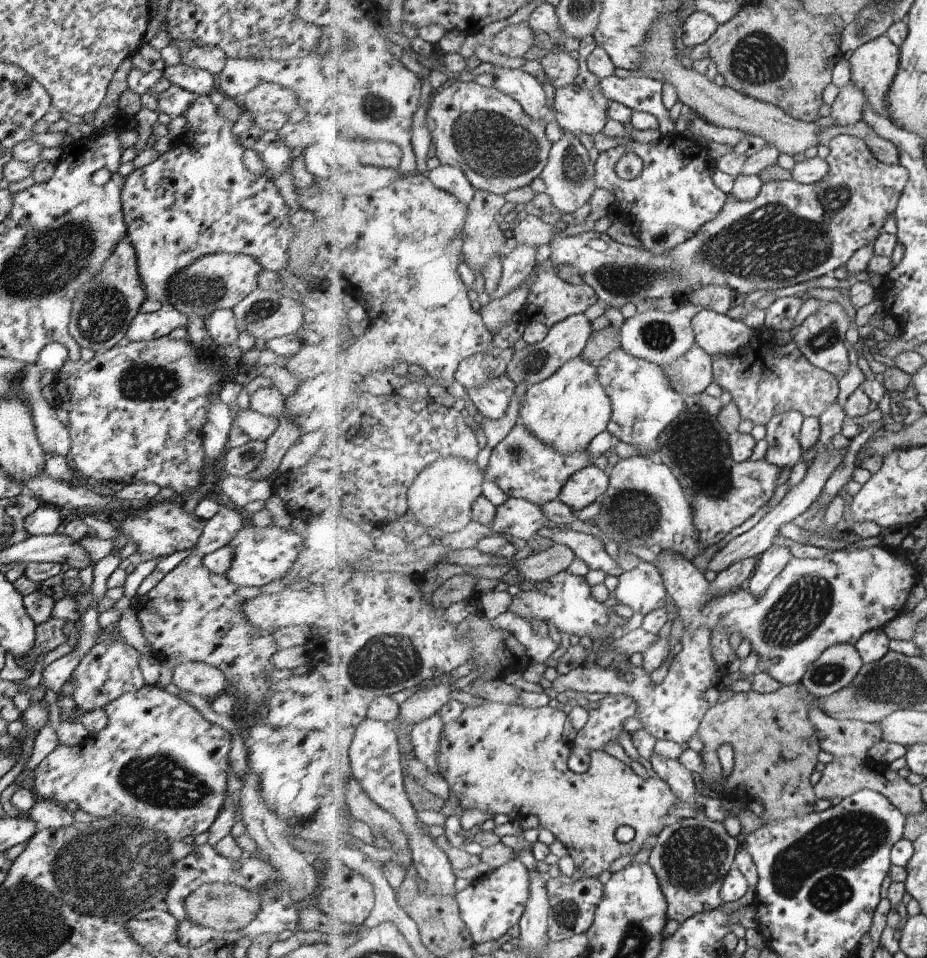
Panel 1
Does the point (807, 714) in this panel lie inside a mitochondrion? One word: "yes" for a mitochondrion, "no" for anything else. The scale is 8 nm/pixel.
no

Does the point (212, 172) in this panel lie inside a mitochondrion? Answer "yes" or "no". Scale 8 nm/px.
yes

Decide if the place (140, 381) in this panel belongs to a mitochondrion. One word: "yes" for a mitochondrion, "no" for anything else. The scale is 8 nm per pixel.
yes

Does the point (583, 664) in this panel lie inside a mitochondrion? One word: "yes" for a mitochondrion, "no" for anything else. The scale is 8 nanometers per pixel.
no

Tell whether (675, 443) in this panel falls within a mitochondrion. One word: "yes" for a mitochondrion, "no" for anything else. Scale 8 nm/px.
yes

